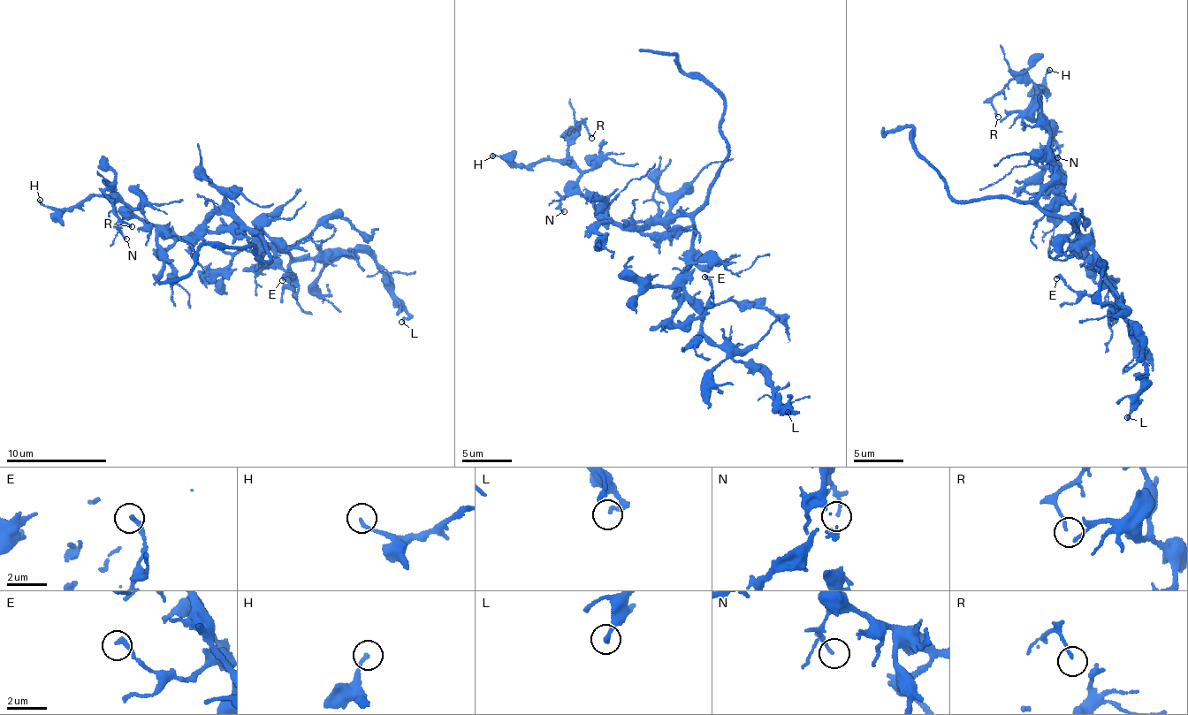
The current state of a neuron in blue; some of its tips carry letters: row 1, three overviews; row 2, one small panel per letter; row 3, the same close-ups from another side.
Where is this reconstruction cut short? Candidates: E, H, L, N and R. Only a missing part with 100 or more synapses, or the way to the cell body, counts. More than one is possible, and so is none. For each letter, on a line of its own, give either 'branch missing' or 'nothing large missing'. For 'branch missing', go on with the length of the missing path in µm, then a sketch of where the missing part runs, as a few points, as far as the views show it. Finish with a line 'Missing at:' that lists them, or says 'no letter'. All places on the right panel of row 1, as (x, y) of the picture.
E: nothing large missing
H: nothing large missing
L: nothing large missing
N: nothing large missing
R: nothing large missing
Missing at: no letter

